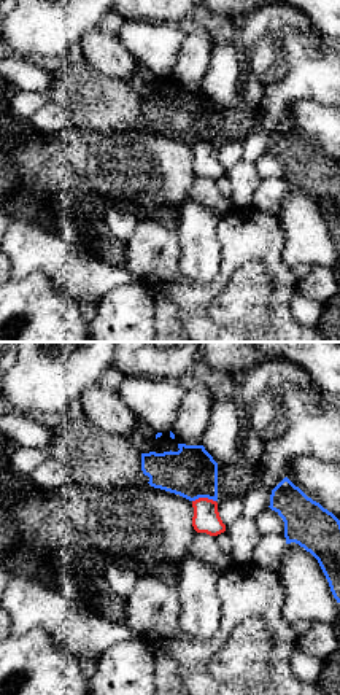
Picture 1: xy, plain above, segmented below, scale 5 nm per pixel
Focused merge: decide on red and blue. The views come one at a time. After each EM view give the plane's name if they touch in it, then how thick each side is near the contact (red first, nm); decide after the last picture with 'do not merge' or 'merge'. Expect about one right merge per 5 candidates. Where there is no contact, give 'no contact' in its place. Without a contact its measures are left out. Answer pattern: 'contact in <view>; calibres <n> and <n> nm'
contact in xy; calibres 130 and 260 nm

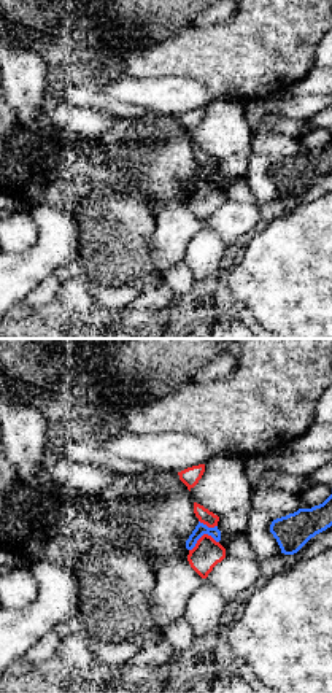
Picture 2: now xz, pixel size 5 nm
contact in xz; calibres 150 and 60 nm

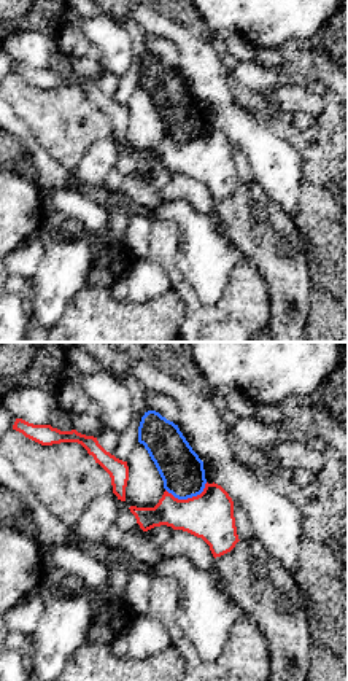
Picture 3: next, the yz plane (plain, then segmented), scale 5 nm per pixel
contact in yz; calibres 240 and 220 nm

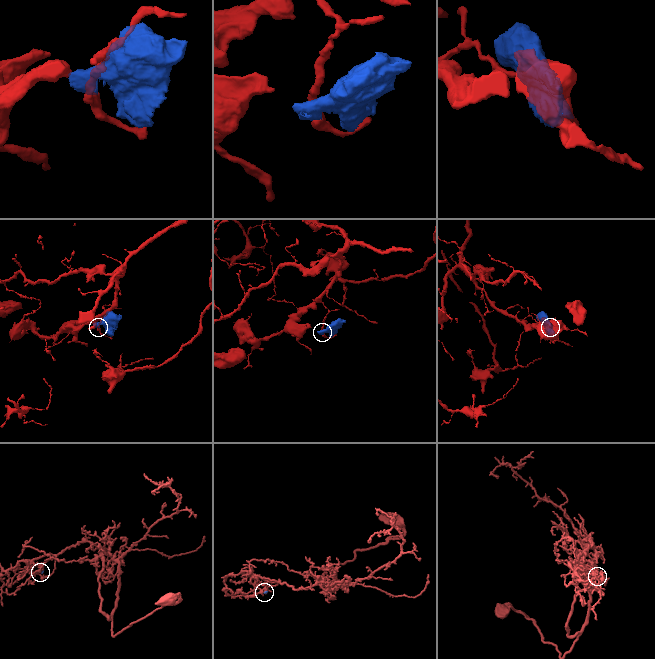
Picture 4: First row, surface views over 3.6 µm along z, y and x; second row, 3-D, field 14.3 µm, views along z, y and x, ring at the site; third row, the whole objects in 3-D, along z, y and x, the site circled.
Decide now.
do not merge

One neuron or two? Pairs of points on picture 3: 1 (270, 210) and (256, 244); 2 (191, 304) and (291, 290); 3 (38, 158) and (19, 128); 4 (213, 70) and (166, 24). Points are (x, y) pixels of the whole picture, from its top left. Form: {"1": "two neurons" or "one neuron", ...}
{"1": "one neuron", "2": "two neurons", "3": "one neuron", "4": "one neuron"}

